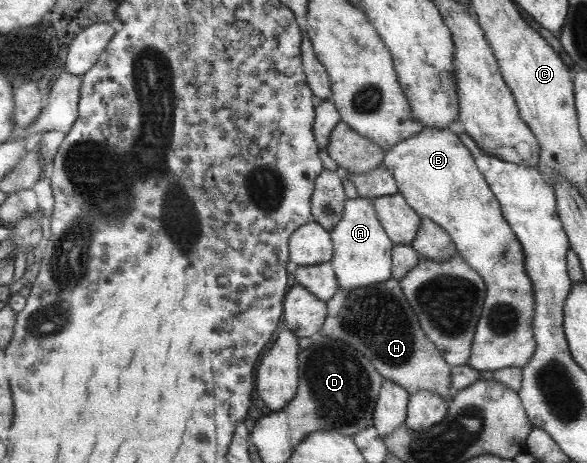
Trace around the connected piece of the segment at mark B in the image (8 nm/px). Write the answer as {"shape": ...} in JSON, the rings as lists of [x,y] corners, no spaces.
{"shape":[[[425,127],[417,135],[404,139],[385,151],[385,167],[393,172],[400,193],[417,211],[418,216],[433,220],[441,225],[457,245],[457,254],[485,279],[487,291],[484,310],[477,325],[476,338],[473,340],[472,354],[468,366],[481,370],[497,371],[499,368],[522,368],[534,354],[536,341],[532,322],[534,322],[534,295],[532,281],[526,274],[525,251],[516,233],[510,228],[501,209],[496,194],[489,188],[484,174],[477,167],[469,148],[460,136],[449,128]]]}

